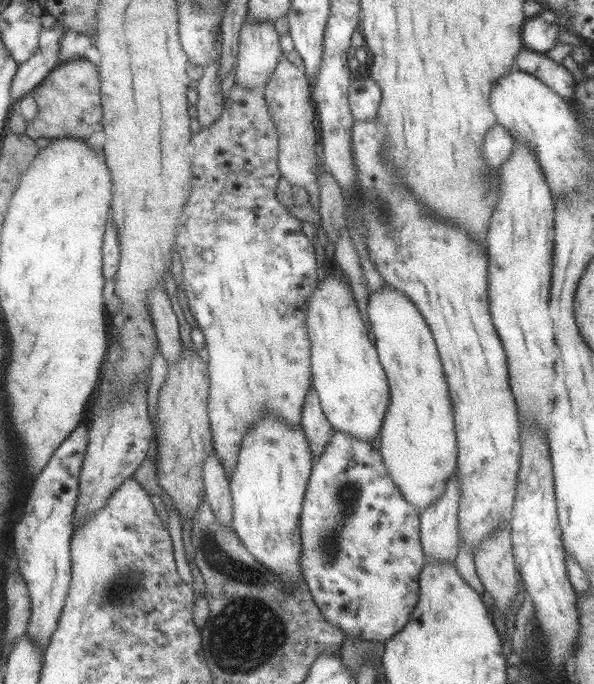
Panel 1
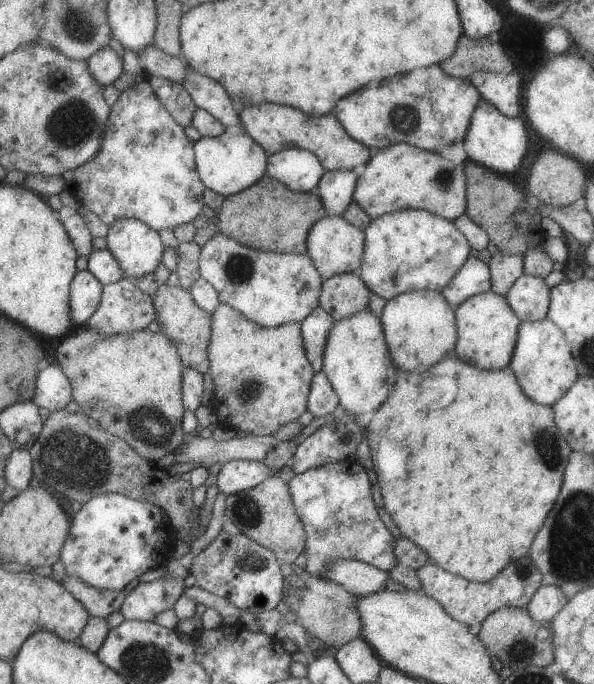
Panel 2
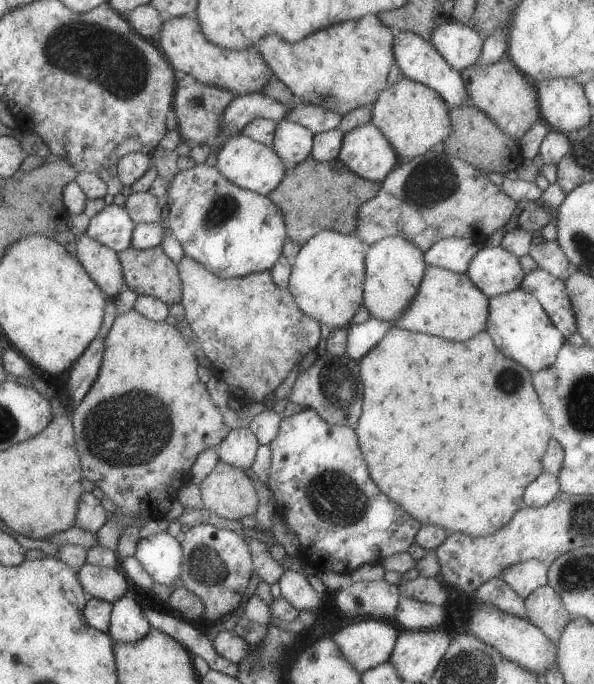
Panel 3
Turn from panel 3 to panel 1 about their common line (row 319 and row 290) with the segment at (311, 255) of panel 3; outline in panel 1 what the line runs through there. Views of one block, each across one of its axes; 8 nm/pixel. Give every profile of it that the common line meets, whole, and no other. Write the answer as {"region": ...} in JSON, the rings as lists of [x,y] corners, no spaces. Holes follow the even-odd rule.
{"region":[[[333,271],[317,283],[307,297],[305,309],[305,328],[307,338],[311,342],[310,350],[310,384],[319,397],[319,405],[323,415],[333,431],[347,433],[361,441],[371,441],[379,434],[387,405],[389,404],[389,388],[386,375],[378,362],[375,345],[369,336],[367,328],[359,315],[355,299],[351,294],[348,279],[340,272]]]}

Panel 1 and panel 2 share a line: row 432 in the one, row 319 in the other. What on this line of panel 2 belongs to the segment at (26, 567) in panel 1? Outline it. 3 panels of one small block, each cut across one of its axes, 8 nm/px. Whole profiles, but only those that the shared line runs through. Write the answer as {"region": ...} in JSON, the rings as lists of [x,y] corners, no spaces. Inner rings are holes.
{"region":[[[77,271],[69,290],[69,312],[73,329],[82,328],[99,306],[102,285],[91,272]]]}

